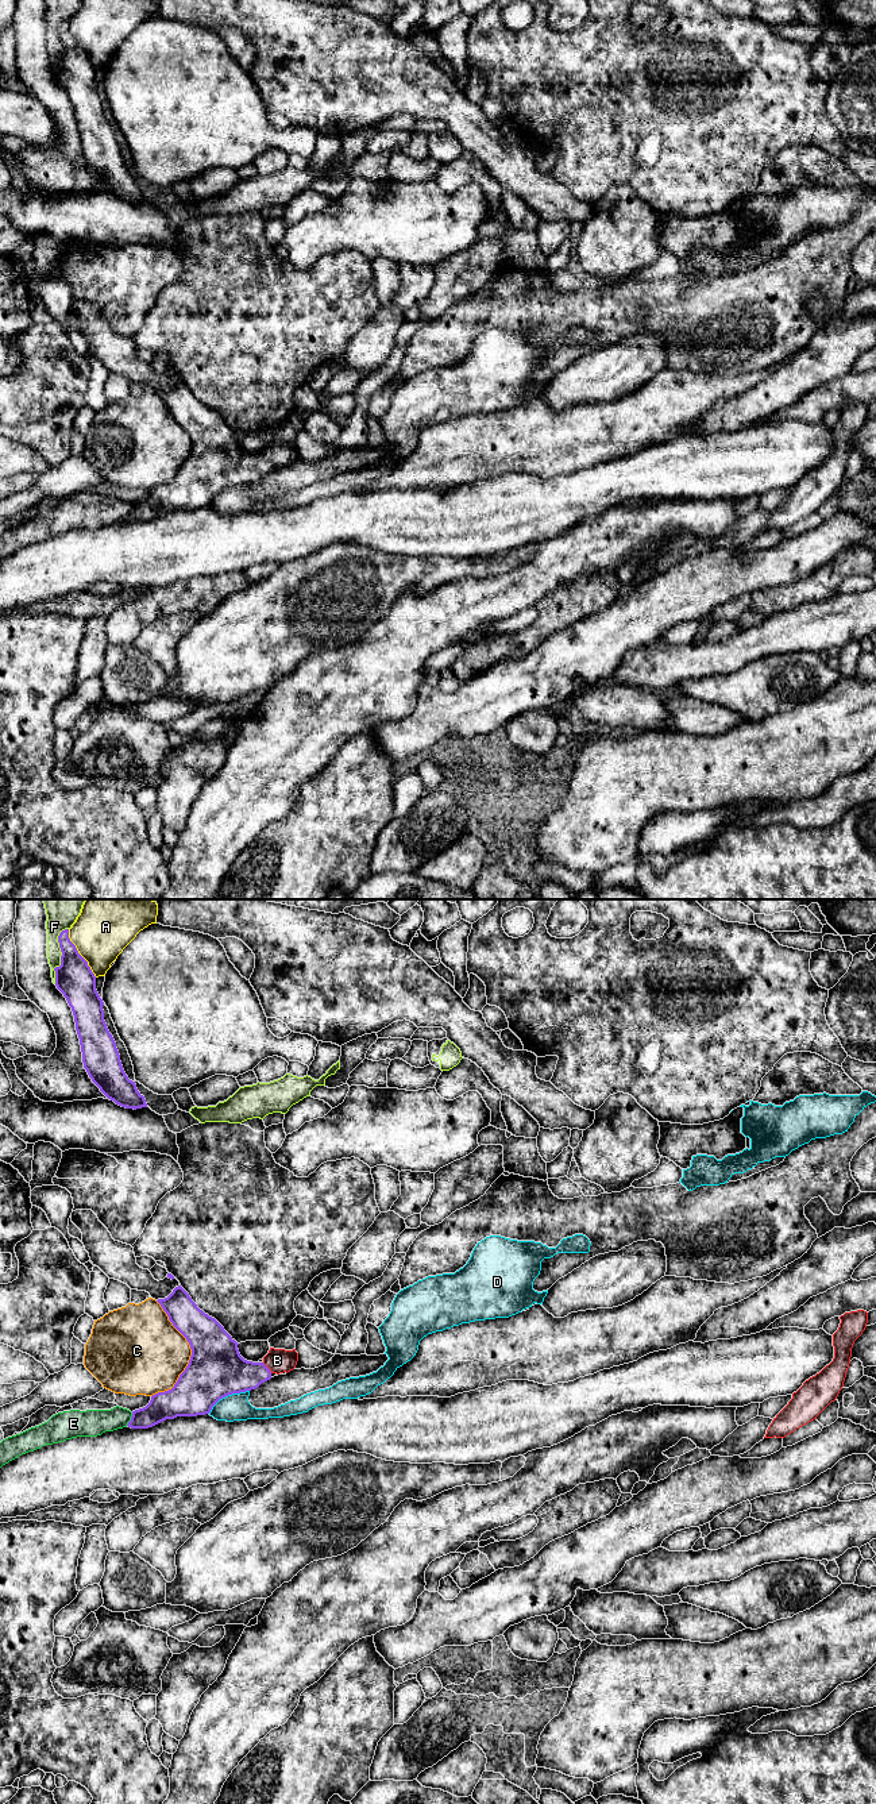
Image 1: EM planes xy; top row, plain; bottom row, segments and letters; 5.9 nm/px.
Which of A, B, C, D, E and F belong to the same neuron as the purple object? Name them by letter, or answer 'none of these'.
B

